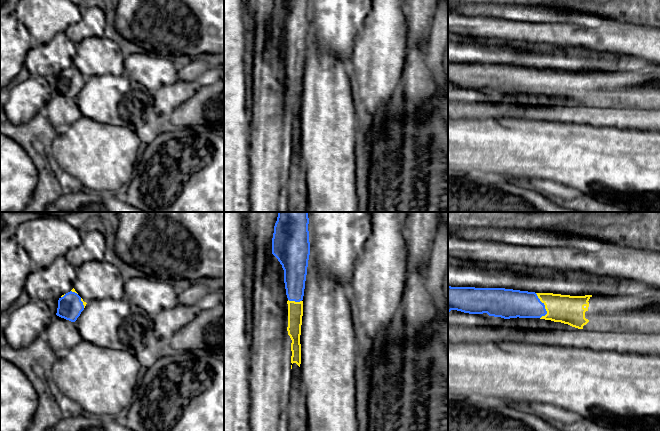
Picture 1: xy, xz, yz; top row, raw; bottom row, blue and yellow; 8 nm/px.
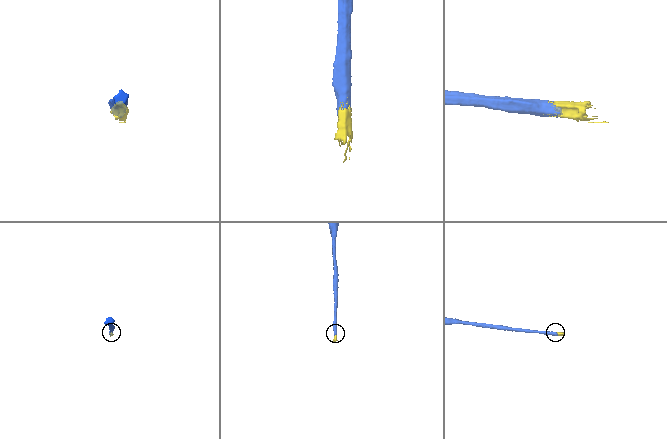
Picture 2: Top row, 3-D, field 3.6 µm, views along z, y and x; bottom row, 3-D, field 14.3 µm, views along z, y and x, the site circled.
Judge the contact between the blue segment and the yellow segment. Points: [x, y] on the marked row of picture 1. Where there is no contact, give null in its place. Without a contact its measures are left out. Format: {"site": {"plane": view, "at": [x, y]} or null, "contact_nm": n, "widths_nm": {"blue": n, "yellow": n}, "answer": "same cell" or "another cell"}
{"site": {"plane": "yz", "at": [544, 306]}, "contact_nm": 220, "widths_nm": {"blue": 220, "yellow": 220}, "answer": "same cell"}

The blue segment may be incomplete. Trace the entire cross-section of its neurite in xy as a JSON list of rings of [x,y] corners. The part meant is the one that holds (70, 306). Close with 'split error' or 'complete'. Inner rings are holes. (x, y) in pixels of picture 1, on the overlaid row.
[[[73,288],[70,292],[62,295],[58,300],[56,315],[75,322],[86,306],[86,302],[78,295]]]; split error

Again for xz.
[[[278,212],[272,238],[272,254],[284,270],[288,298],[288,335],[291,343],[291,388],[286,405],[287,431],[307,431],[306,404],[300,402],[303,391],[300,373],[303,296],[310,255],[308,212]]]; split error

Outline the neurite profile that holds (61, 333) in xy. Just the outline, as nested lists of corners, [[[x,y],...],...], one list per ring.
[[[57,315],[54,316],[43,336],[54,352],[66,347],[73,347],[82,341],[74,322]]]

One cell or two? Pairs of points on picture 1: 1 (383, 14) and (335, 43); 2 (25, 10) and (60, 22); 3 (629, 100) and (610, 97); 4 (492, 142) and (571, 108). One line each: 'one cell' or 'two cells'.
1: two cells
2: one cell
3: one cell
4: two cells

